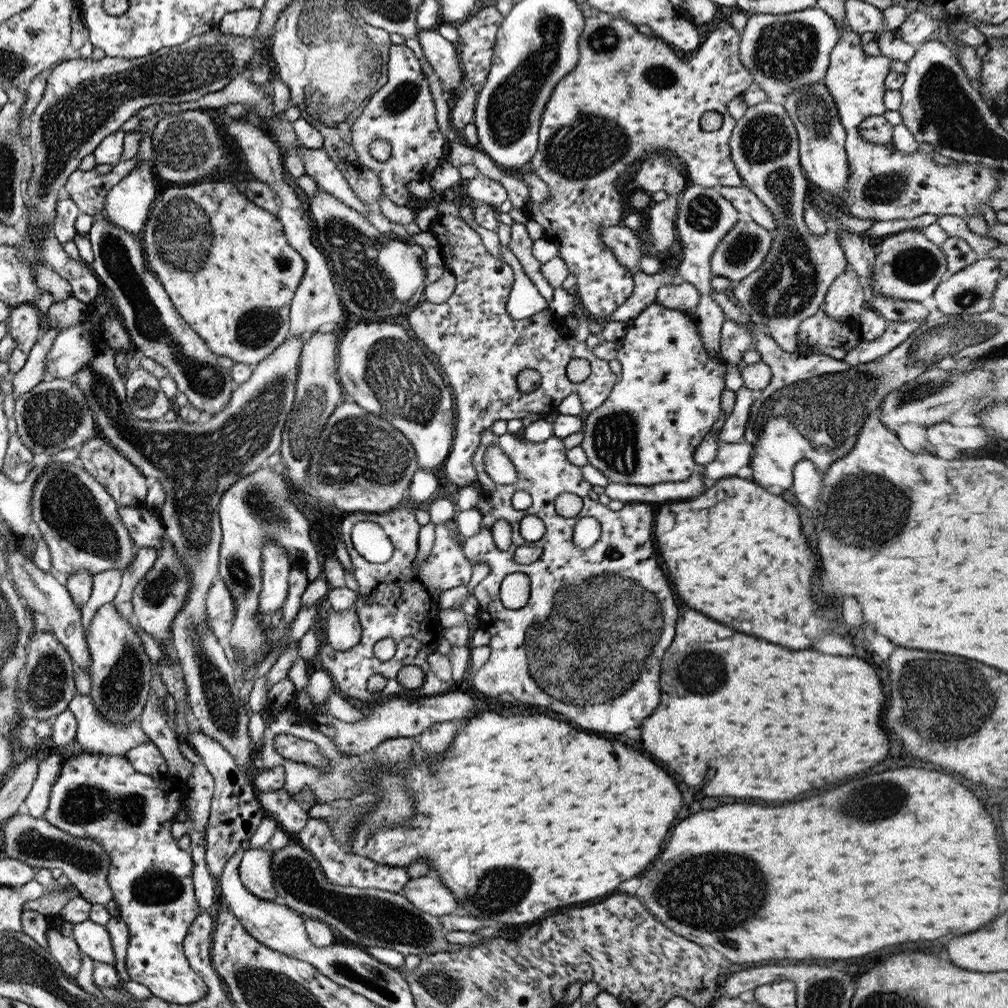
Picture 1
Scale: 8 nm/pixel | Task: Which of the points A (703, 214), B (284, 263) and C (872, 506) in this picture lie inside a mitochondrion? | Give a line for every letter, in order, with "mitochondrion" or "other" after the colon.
A: mitochondrion
B: mitochondrion
C: mitochondrion

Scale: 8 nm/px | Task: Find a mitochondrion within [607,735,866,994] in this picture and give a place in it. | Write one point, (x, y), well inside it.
(693, 901)

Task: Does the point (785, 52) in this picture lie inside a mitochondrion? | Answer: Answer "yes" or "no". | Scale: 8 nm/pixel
yes

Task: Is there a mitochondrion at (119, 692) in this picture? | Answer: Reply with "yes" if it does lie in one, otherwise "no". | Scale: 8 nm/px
yes

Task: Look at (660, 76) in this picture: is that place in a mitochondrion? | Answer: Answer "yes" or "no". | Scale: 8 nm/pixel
yes

